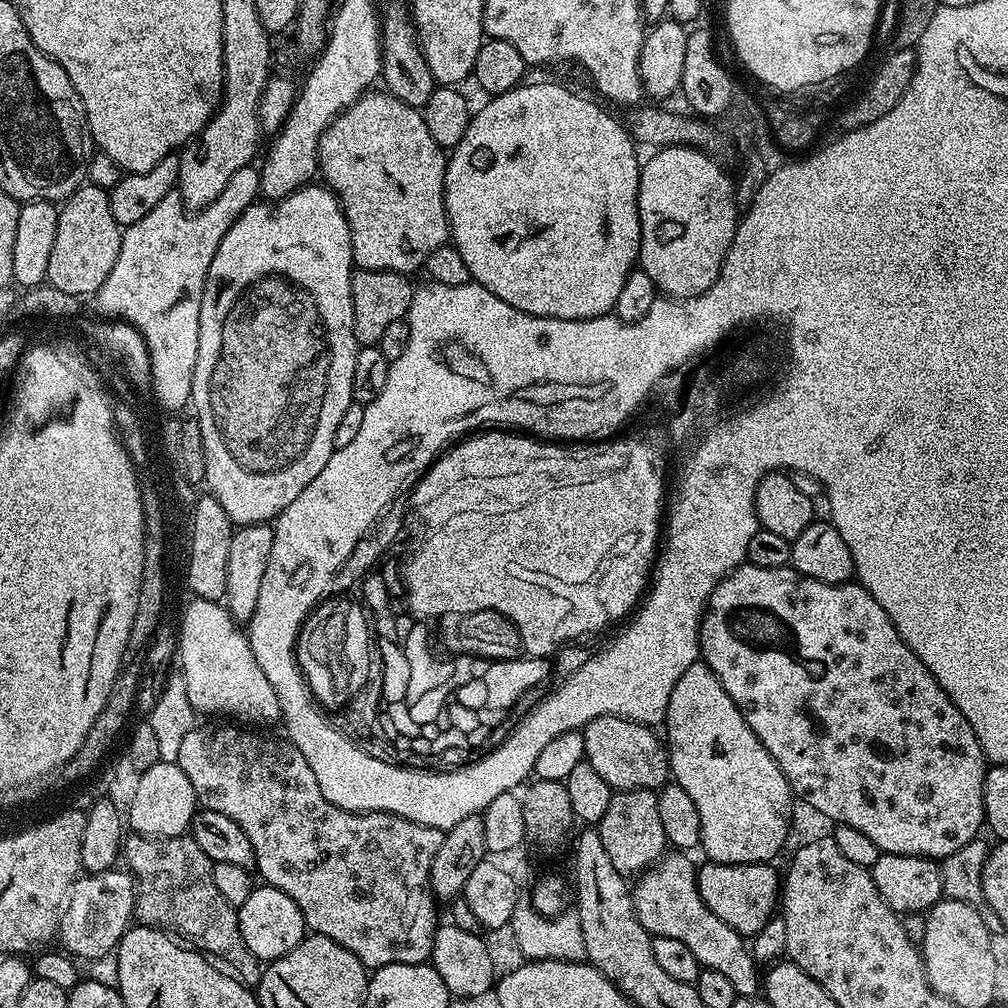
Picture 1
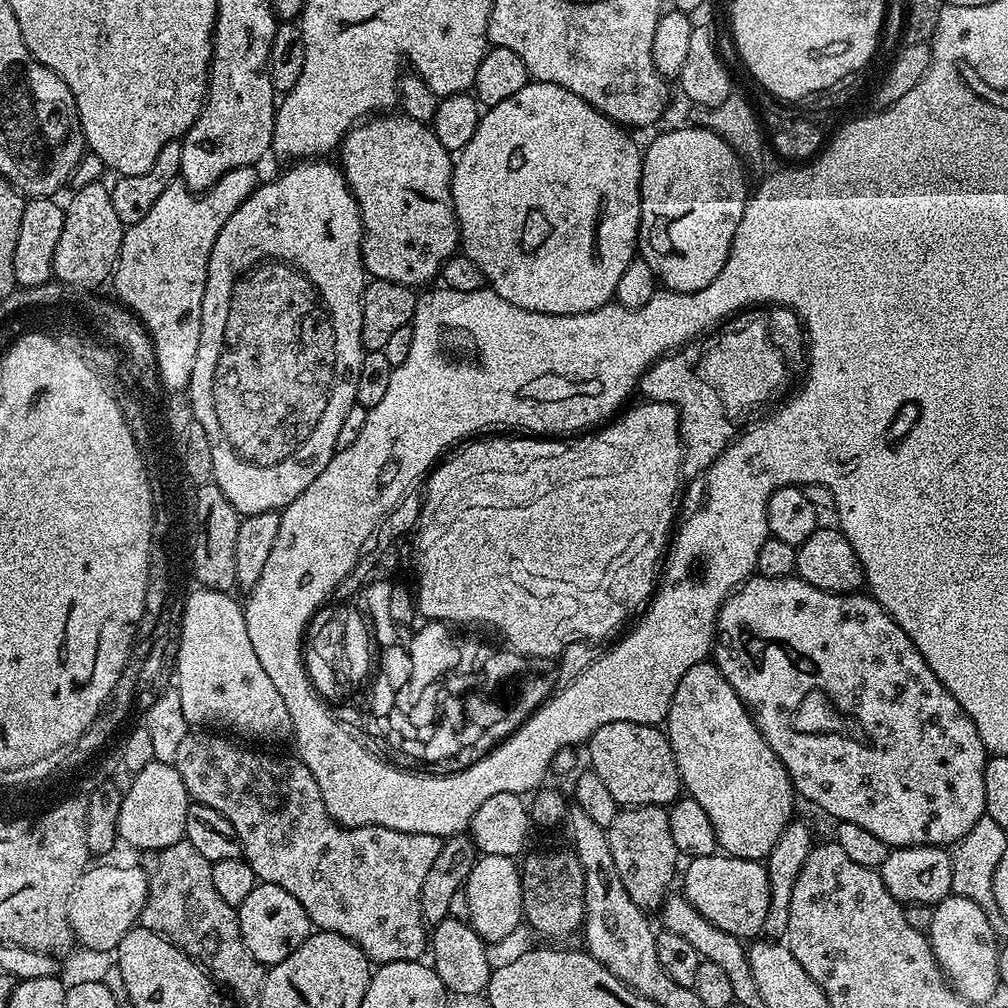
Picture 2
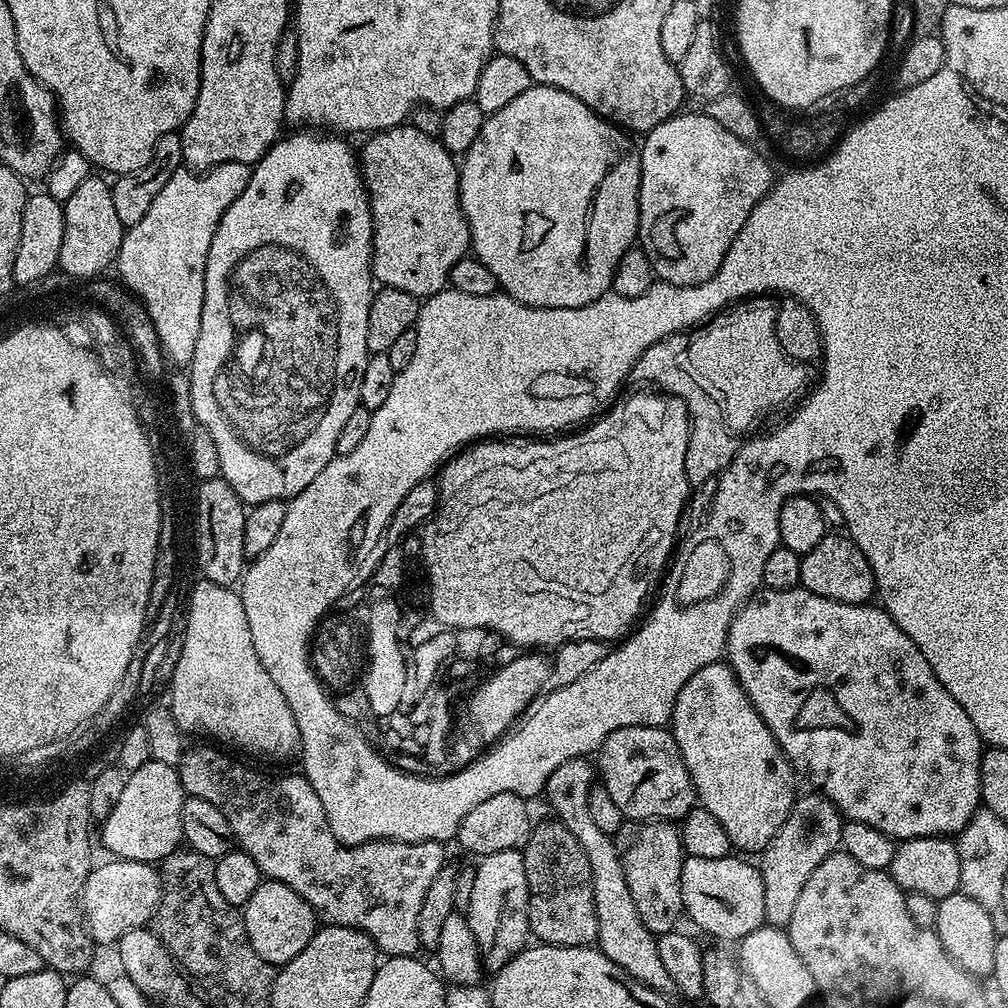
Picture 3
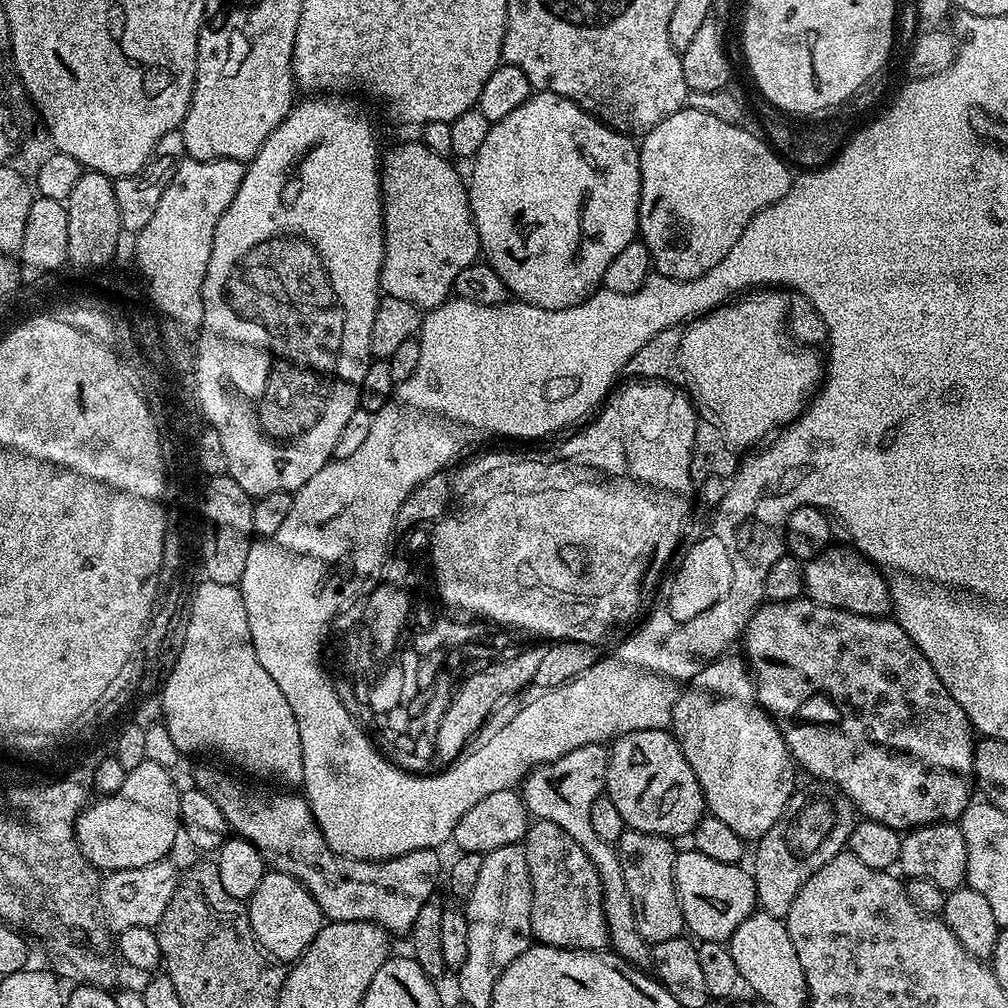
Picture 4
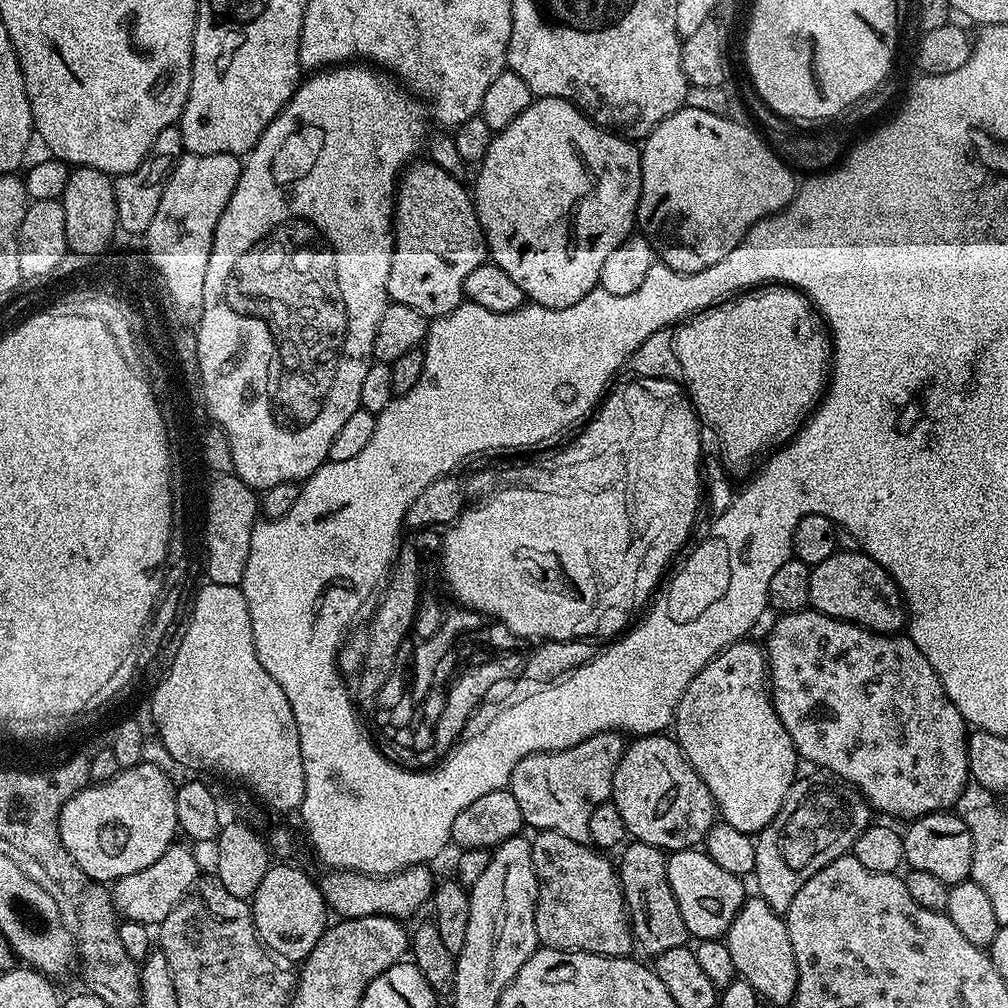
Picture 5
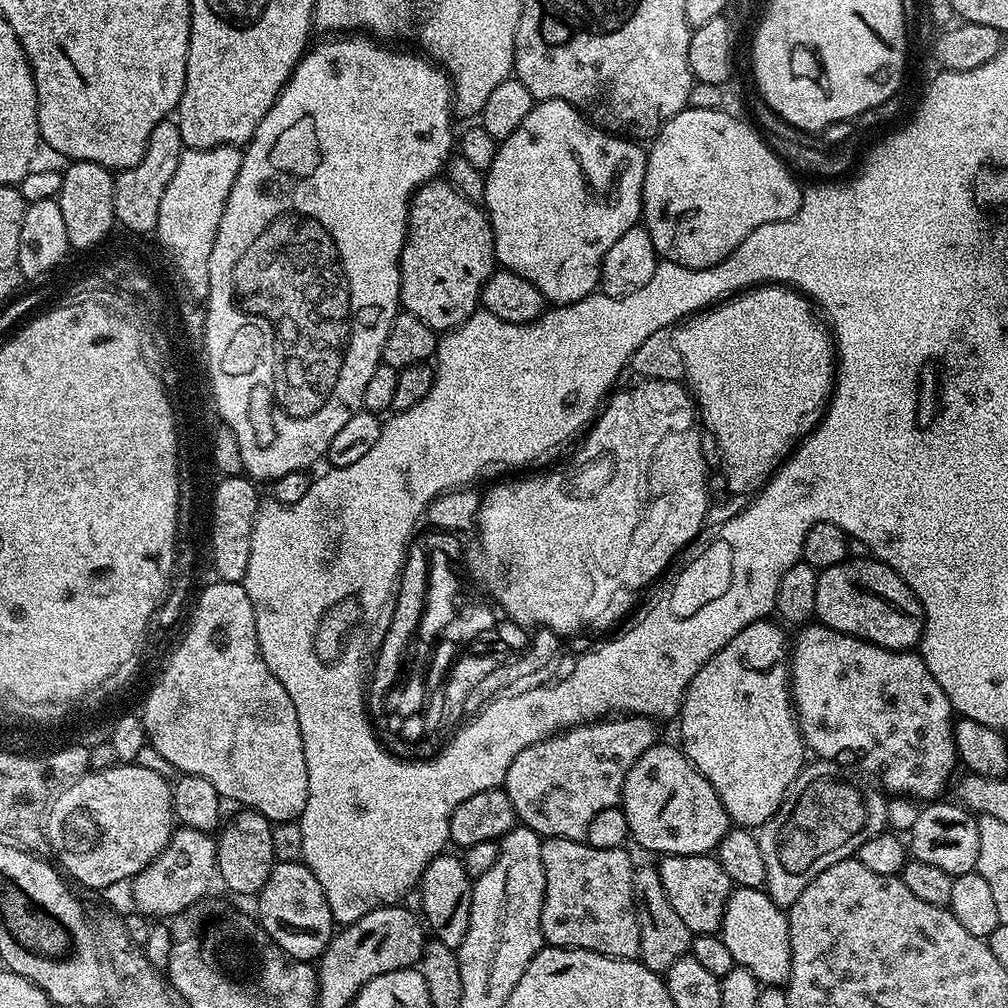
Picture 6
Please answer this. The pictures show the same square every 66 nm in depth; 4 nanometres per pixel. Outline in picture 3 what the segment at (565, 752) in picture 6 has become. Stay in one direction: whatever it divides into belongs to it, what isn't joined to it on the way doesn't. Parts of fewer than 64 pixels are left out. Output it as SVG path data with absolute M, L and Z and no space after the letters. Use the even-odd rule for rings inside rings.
M587 759L562 762L554 774L550 774L544 784L543 795L548 795L548 804L557 821L574 834L576 841L582 846L592 871L594 886L594 910L598 918L598 934L595 943L602 954L610 958L626 974L633 976L655 992L665 994L673 991L670 976L662 967L662 958L658 955L656 937L638 918L638 910L634 910L634 898L630 898L630 886L626 886L626 878L622 874L622 862L616 849L613 837L606 835L598 826L594 826L594 818L590 818L590 802L588 795L594 787L594 768L588 765ZM593 776L593 780L592 780Z

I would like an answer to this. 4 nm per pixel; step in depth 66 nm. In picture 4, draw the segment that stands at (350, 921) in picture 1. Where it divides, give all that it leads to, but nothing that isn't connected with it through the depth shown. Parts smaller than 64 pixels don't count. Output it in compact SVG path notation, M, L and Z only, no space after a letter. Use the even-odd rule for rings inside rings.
M200 768L196 772L196 780L194 780L195 787L200 788L206 794L210 794L210 798L214 798L215 804L218 805L218 810L222 810L222 814L226 818L229 829L235 835L243 837L244 840L249 840L255 848L257 848L262 854L265 865L273 872L285 872L290 874L294 878L298 878L298 882L302 882L302 886L306 886L306 890L310 890L310 894L318 902L321 912L329 921L334 920L370 920L377 924L381 924L383 928L388 929L389 933L396 934L396 932L407 933L411 929L414 918L418 918L418 910L422 910L422 906L425 902L437 891L436 879L441 879L442 876L442 864L440 868L440 852L423 848L422 850L414 850L413 852L407 852L401 856L395 856L389 860L355 860L349 856L338 856L336 851L326 842L326 838L322 834L322 830L317 826L314 814L310 810L307 799L299 791L296 790L277 790L272 788L255 788L252 784L247 784L244 780L235 780L232 776L227 776L224 772L219 772L216 768Z

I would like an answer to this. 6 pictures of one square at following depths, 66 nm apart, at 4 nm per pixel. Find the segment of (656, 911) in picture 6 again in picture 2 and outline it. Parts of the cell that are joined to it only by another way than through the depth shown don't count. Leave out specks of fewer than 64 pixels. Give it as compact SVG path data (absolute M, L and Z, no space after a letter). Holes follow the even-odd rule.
M659 804L621 807L606 831L610 854L614 854L614 866L618 869L618 878L622 878L622 886L626 886L626 894L630 894L630 898L634 898L642 909L659 909L669 895L668 883L678 876L678 853L674 837L670 834L668 808Z

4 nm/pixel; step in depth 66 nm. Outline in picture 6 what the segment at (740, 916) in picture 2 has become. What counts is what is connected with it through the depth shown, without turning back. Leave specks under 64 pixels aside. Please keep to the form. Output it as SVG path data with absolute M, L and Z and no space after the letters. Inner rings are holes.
M664 856L658 867L666 898L674 906L682 922L694 934L716 934L724 923L724 911L728 905L728 895L734 887L732 879L722 870L720 861L706 856Z

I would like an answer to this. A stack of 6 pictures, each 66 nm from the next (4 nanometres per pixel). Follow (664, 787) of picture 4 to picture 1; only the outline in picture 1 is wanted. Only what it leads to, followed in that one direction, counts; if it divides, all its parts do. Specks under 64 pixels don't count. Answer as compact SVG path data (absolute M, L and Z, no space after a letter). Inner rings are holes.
M599 716L582 730L583 759L588 761L614 790L629 792L635 788L659 790L669 783L670 769L665 745L647 724L639 724L621 716Z

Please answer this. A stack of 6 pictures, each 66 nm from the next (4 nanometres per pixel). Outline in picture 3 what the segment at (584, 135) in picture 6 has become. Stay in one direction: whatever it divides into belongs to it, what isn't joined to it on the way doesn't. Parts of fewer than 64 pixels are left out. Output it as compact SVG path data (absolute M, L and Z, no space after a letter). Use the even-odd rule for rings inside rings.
M545 84L527 88L518 94L518 98L514 98L514 102L502 106L502 110L485 115L482 130L478 130L478 138L474 138L470 150L463 153L458 164L460 208L464 211L464 220L470 230L471 255L480 260L482 266L490 270L490 274L494 274L503 295L512 296L519 304L535 308L581 308L611 289L618 262L637 243L640 231L640 153L637 145L632 145L627 138L621 129L590 110L574 94Z

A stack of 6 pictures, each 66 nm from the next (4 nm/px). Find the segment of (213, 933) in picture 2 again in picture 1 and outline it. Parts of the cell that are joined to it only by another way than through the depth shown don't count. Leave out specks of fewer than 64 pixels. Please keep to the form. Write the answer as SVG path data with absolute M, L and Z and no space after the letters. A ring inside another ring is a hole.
M132 834L122 845L122 856L125 861L128 859L127 871L131 872L136 882L134 916L141 925L167 930L177 937L192 936L191 943L199 951L217 961L225 960L220 962L227 965L243 983L249 986L259 985L262 964L254 954L250 954L242 938L240 913L230 902L226 902L226 898L222 898L222 894L218 894L218 886L214 886L212 860L206 858L202 846L198 846L190 834Z

